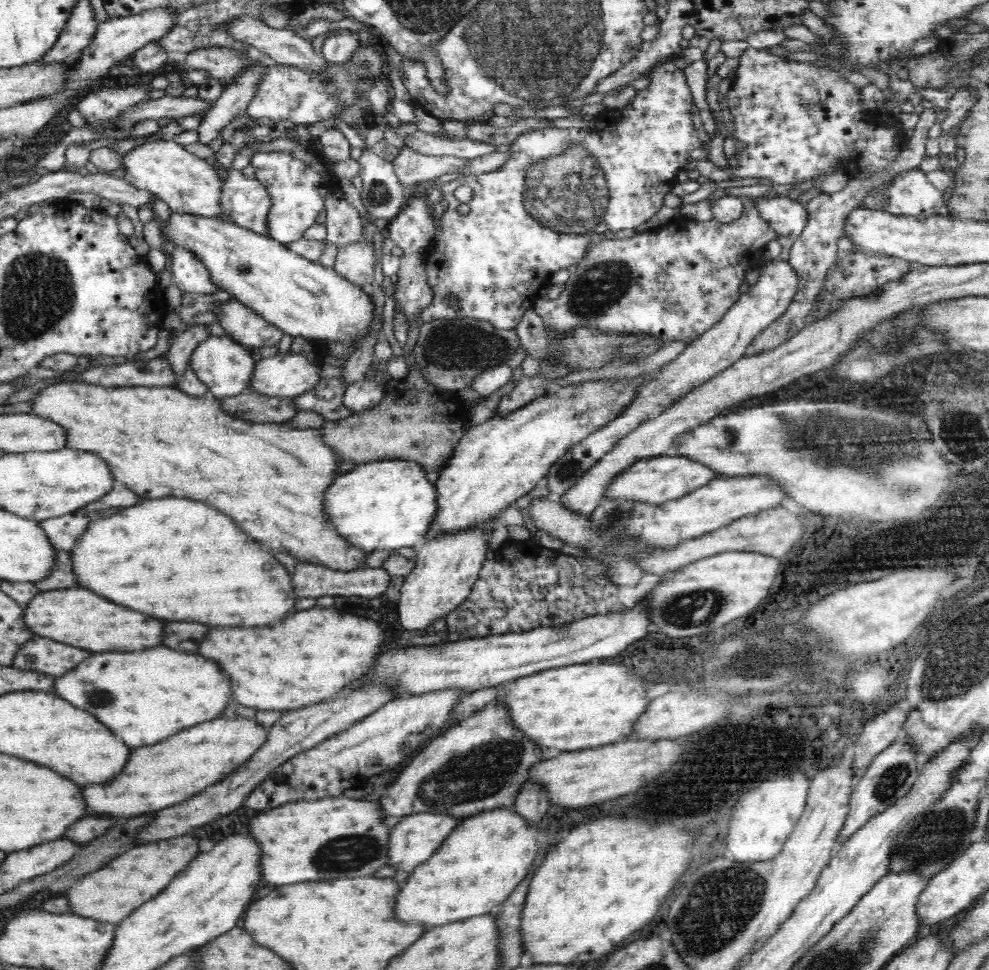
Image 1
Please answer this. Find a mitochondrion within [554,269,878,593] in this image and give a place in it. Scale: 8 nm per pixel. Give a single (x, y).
(614, 517)

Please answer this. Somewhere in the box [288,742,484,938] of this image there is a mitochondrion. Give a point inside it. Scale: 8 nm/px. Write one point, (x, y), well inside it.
(346, 853)

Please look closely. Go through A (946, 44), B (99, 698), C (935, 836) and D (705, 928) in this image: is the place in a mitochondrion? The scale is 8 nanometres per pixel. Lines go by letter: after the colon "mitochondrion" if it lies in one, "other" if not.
A: other
B: mitochondrion
C: mitochondrion
D: mitochondrion

